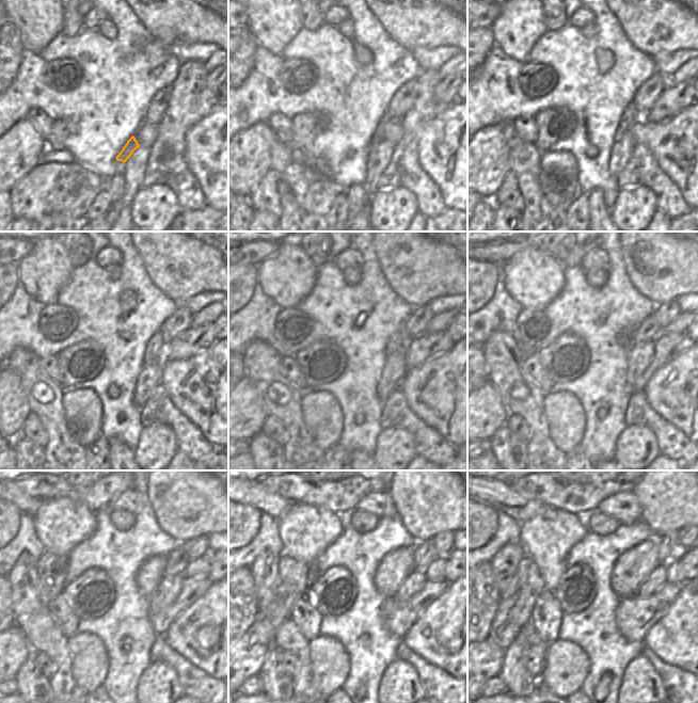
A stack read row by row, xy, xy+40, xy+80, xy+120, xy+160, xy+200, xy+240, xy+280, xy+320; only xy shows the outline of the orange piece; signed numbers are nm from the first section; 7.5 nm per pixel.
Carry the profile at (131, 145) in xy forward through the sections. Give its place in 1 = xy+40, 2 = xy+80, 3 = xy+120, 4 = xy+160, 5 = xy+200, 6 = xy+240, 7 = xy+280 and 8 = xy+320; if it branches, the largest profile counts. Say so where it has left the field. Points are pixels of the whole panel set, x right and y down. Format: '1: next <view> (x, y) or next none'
1: next xy+40 (378, 136)
2: next xy+80 (631, 114)
3: next xy+120 (156, 349)
4: next xy+160 (399, 340)
5: next xy+200 (649, 329)
6: next xy+240 (177, 561)
7: next xy+280 (424, 552)
8: next xy+320 (669, 547)

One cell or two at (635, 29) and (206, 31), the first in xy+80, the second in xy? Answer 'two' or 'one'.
one

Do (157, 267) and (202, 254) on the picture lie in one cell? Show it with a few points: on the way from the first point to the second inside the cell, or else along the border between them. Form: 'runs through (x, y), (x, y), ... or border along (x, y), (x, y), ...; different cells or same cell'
runs through (168, 264), (191, 262); same cell

